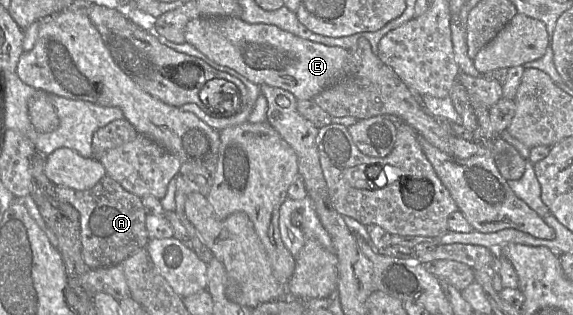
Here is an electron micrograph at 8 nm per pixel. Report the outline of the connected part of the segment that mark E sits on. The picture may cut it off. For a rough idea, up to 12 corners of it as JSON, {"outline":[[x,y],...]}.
{"outline":[[237,17],[185,42],[256,85],[313,100],[354,71],[348,50]]}

